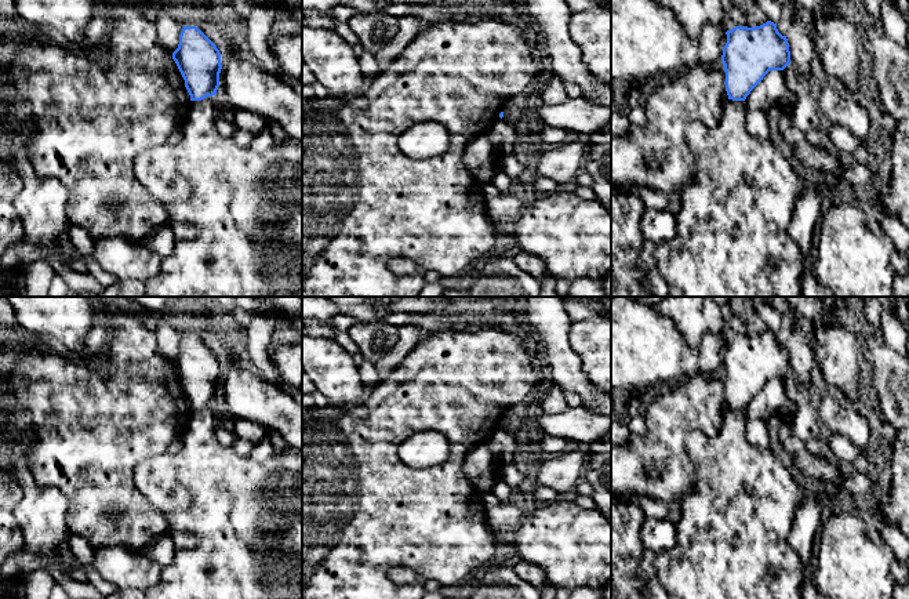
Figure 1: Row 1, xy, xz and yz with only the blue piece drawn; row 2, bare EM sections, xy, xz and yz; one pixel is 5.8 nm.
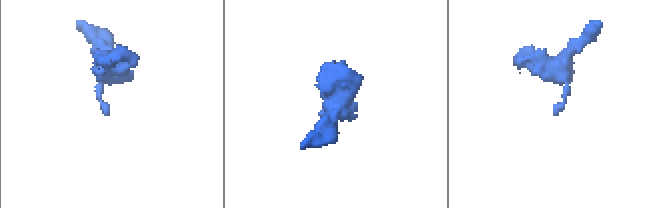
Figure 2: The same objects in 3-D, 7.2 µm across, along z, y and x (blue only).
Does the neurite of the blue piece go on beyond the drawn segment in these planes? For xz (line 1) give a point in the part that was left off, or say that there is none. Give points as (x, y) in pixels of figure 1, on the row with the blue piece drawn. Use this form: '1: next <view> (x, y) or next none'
1: next none

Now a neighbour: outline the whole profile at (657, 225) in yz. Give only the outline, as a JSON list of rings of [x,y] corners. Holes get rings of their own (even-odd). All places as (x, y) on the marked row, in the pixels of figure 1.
[[[646,208],[641,218],[641,233],[644,240],[659,244],[672,239],[675,232],[676,214],[665,210]]]

